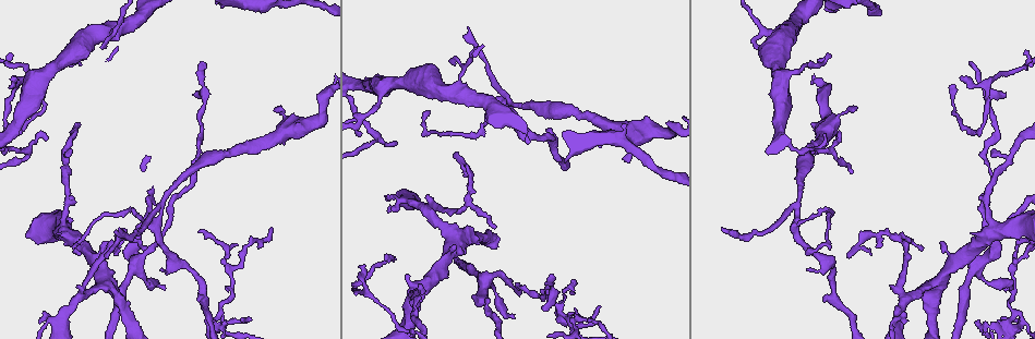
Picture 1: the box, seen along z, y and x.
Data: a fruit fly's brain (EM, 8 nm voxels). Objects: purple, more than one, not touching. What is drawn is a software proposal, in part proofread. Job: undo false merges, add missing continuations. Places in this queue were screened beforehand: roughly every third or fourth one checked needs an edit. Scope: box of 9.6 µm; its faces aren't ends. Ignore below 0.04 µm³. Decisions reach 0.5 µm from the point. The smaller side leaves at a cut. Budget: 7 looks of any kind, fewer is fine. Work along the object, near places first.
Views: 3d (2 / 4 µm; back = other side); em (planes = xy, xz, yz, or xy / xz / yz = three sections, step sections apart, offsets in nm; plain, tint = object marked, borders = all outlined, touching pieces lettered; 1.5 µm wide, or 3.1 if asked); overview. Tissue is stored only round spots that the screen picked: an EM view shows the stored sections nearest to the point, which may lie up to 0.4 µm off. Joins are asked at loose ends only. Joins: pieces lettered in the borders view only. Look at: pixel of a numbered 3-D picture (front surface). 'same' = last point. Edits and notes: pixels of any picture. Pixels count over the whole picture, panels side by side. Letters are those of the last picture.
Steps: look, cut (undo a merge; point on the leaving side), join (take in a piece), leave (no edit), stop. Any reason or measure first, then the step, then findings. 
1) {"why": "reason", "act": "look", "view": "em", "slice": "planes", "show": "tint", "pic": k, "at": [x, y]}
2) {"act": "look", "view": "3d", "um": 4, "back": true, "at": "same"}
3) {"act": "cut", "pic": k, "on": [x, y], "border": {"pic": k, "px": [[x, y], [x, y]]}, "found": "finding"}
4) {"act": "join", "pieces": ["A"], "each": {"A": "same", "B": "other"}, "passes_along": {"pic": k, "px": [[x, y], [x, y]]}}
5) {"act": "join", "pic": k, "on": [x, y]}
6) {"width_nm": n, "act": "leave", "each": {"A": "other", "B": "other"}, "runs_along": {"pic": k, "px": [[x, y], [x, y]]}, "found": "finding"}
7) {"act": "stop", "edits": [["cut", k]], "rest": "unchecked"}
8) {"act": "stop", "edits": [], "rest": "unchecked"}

{"why": "branch stops here", "act": "look", "view": "em", "slice": "planes", "show": "tint", "pic": 1, "at": [825, 56]}

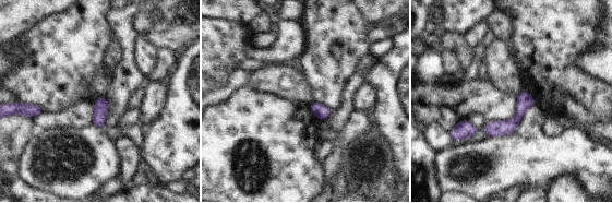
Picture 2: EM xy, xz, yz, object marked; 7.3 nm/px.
{"why": "what lies round it", "act": "look", "view": "em", "slice": "planes", "show": "borders", "at": "same"}

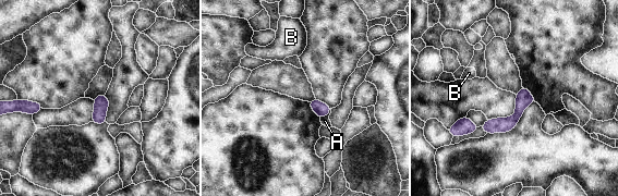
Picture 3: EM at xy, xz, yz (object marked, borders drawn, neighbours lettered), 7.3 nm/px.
{"width_nm": 100, "act": "leave", "each": {"A": "other", "B": "other"}, "runs_along": {"pic": 3, "px": [[524, 90], [519, 113], [488, 131]]}, "found": "none of them fits"}

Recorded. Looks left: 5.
{"act": "look", "view": "em", "slice": "planes", "show": "borders", "pic": 1, "at": [27, 151]}

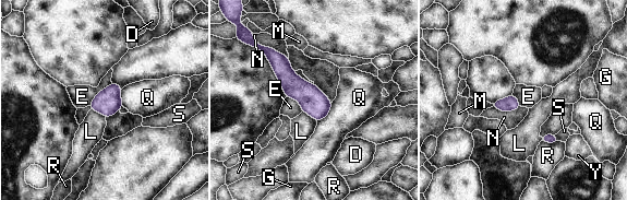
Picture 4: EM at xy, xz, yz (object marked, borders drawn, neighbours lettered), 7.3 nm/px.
{"act": "leave", "each": {"D": "other", "E": "other", "G": "other", "L": "other", "M": "other", "N": "other", "Q": "other", "R": "other", "S": "other", "Y": "other"}, "runs_along": {"pic": 4, "px": [[273, 54], [286, 75], [322, 115]]}, "found": "continuous, no second neuron"}

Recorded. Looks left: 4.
{"why": "branch point", "act": "look", "view": "em", "slice": "planes", "show": "plain", "pic": 1, "at": [159, 207]}

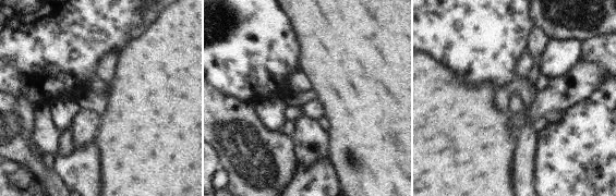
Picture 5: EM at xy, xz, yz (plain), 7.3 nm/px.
{"act": "look", "view": "em", "slice": "planes", "show": "tint", "at": "same"}

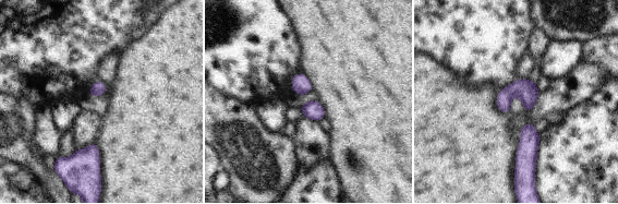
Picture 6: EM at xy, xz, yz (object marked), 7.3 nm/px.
{"why": "see the neighbours", "act": "look", "view": "em", "slice": "planes", "show": "borders", "at": "same"}

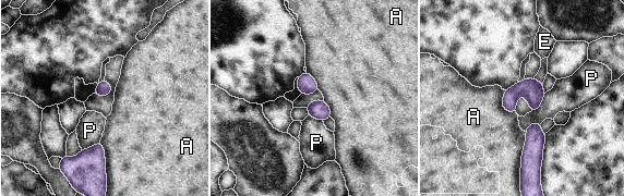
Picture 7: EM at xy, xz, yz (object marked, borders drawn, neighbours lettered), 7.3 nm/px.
{"act": "leave", "each": {"A": "other", "E": "other", "P": "other"}, "border": {"pic": 7, "px": [[526, 132], [519, 174]]}, "found": "one neuron here"}

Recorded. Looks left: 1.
{"act": "stop", "edits": [], "rest": "unchecked"}

